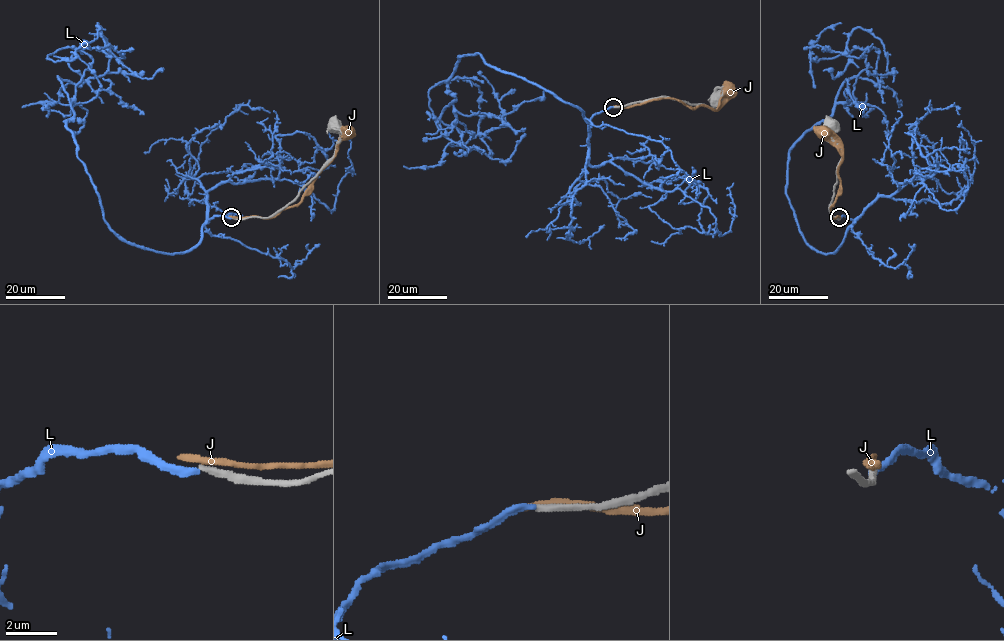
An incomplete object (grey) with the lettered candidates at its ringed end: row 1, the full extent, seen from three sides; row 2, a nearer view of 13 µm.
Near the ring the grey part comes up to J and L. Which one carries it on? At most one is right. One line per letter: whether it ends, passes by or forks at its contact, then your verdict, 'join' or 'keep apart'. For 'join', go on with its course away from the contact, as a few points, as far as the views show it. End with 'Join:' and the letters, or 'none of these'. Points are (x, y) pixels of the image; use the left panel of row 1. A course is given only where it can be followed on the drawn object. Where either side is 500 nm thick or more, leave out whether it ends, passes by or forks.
J: it ends there; keep apart
L: it ends there; keep apart
Join: none of these

